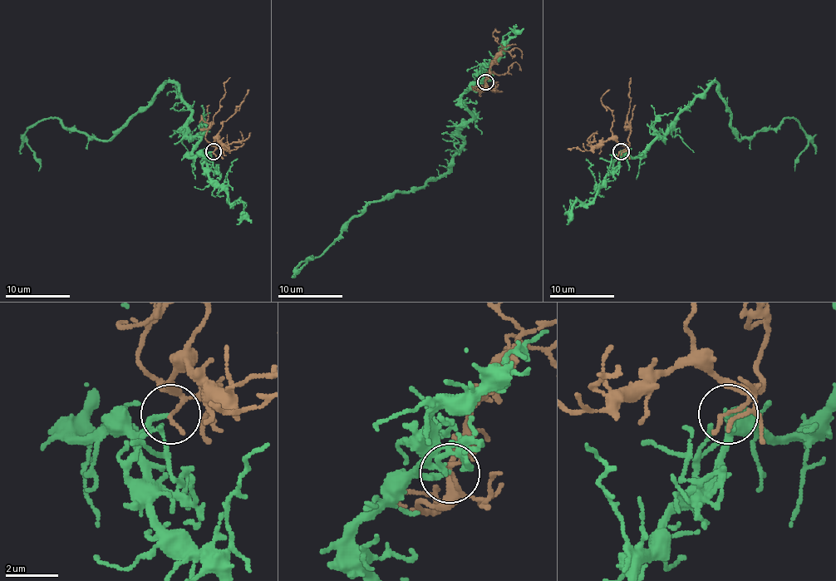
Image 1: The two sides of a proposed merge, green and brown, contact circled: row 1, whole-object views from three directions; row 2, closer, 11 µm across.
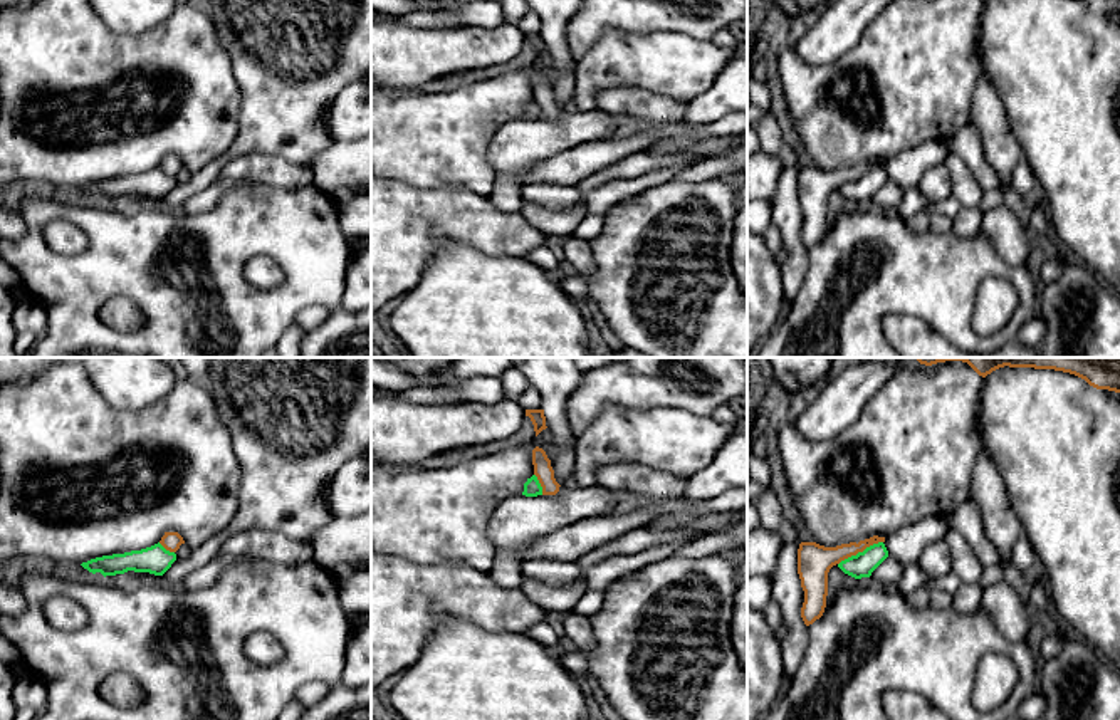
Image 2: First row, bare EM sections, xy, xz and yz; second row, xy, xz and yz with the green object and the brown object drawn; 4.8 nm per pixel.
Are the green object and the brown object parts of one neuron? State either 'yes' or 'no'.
no

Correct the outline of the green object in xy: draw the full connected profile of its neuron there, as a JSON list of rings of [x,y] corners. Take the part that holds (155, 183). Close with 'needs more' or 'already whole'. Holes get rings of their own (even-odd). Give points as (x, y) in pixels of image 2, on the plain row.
[[[158,166],[141,175],[96,181],[87,186],[82,186],[81,190],[92,198],[101,196],[104,201],[124,198],[128,195],[163,200],[175,185],[176,178],[166,175]]] | already whole

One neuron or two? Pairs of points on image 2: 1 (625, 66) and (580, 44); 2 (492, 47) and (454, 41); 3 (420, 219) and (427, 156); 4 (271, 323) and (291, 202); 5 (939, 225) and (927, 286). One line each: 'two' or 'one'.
1: two
2: one
3: two
4: one
5: two

